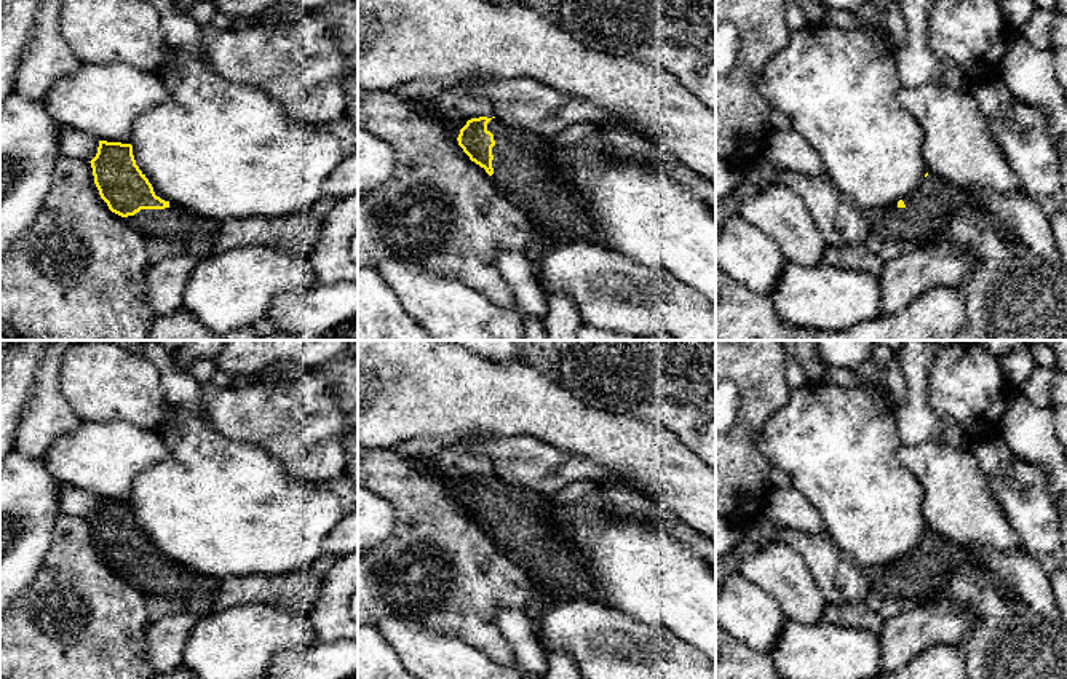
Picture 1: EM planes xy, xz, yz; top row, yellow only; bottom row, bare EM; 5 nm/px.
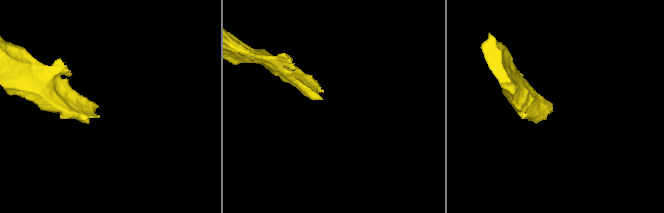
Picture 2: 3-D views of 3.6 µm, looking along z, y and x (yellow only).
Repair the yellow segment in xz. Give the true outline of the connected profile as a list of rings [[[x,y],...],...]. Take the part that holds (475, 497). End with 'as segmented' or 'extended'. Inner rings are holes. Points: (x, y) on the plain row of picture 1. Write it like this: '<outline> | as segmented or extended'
[[[479,475],[466,479],[457,498],[470,518],[486,527],[500,551],[527,574],[537,593],[607,604],[589,577],[583,556],[559,530],[545,495],[510,486],[498,476]]] | extended

